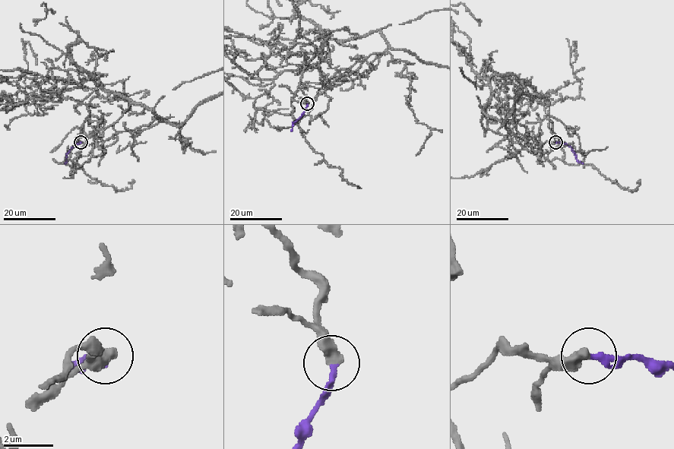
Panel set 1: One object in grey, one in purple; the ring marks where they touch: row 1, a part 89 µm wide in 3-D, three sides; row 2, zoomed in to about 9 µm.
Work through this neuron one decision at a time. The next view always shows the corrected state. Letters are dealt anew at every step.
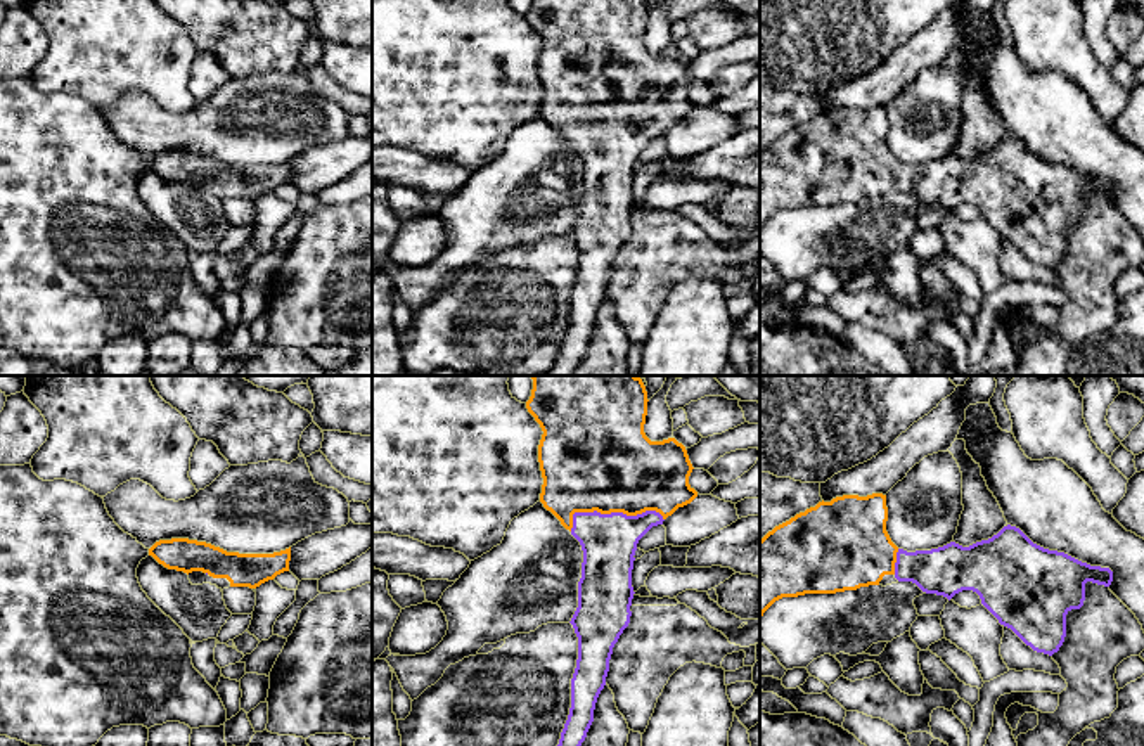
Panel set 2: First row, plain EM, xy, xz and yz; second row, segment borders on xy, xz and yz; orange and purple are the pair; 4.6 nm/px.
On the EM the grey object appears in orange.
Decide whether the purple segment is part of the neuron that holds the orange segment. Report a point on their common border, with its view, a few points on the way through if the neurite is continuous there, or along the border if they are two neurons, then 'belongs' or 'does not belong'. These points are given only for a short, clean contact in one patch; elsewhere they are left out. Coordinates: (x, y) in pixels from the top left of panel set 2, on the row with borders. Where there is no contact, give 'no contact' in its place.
contact xz (611, 511); way xz (599, 459), (611, 511), (608, 540); belongs

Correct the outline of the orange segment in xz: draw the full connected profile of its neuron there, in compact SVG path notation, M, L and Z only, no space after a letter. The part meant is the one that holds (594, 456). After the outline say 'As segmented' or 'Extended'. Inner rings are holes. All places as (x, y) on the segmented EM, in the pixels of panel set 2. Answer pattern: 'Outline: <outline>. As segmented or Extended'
Outline: M531 376L533 379L533 389L531 396L526 402L528 412L535 417L535 421L540 424L543 434L538 445L538 462L540 471L543 478L540 502L547 511L550 511L561 524L571 531L571 535L580 542L583 550L583 563L582 563L582 578L578 582L578 608L571 618L571 625L575 628L575 633L578 637L578 659L576 668L571 678L571 708L568 720L564 723L564 729L561 732L561 739L557 746L582 746L582 743L587 737L587 732L594 722L594 710L597 698L601 691L606 685L606 677L609 672L609 659L613 654L613 647L618 642L620 635L630 623L630 606L633 599L633 587L632 587L632 569L635 561L635 550L639 540L658 524L663 524L663 521L672 516L678 507L684 507L691 504L697 492L689 485L689 476L692 473L692 464L689 460L687 450L682 443L678 443L675 438L668 438L663 441L651 441L644 433L646 415L647 415L647 391L640 377L637 376Z. Extended

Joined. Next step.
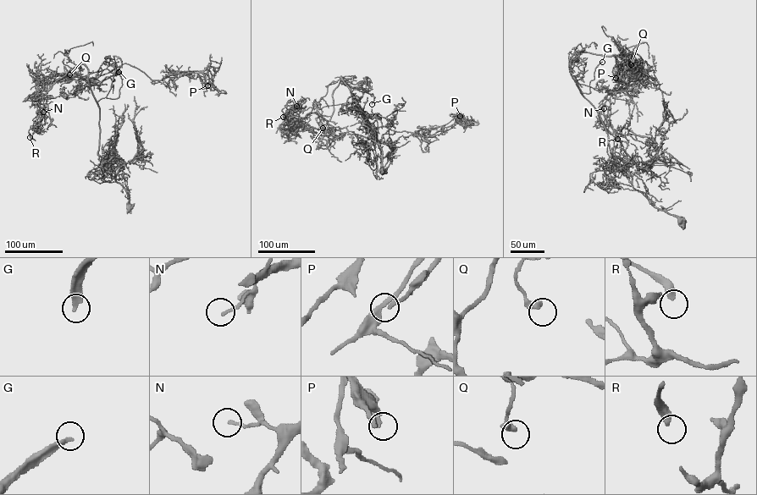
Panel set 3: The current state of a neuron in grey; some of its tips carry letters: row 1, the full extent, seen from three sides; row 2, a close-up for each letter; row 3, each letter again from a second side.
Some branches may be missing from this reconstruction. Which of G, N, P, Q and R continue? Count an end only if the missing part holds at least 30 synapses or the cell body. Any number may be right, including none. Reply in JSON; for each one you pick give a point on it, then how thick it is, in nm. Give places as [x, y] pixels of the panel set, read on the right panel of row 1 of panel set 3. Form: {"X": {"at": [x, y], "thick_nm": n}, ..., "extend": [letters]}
{"G": {"at": [602, 62], "thick_nm": 280}, "P": {"at": [616, 78], "thick_nm": 220}, "extend": ["G", "P"]}

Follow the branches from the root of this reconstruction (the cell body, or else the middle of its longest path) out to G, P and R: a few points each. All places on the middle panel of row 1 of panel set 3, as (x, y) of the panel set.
G: (382, 170), (381, 149), (350, 113), (342, 79), (369, 90), (368, 78), (359, 86), (372, 104)
P: (382, 170), (381, 149), (350, 113), (340, 76), (327, 122), (334, 129), (431, 137), (460, 116)
R: (382, 170), (381, 149), (350, 113), (340, 76), (330, 116), (301, 118), (291, 101), (283, 117)

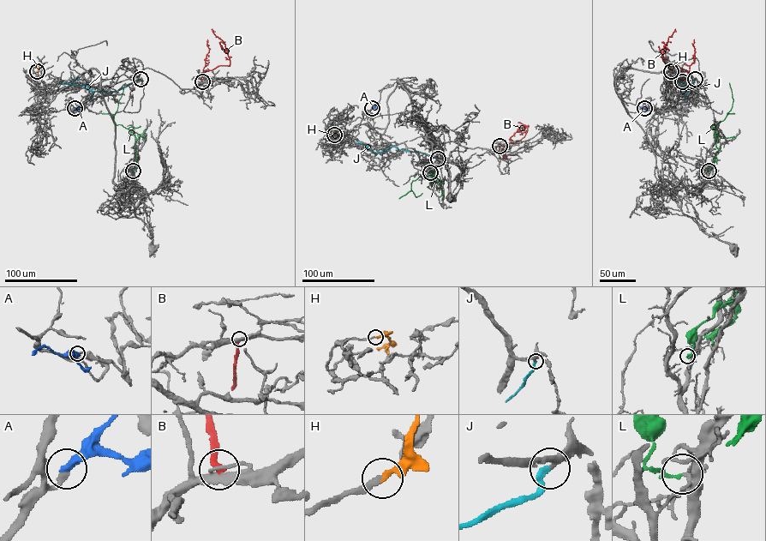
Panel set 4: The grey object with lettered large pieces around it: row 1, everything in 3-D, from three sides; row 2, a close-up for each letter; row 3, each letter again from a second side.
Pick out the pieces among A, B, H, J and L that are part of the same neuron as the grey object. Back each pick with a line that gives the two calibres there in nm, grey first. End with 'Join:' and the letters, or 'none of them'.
A: 200 nm thick on the grey side, 480 nm on the other
Join: A

